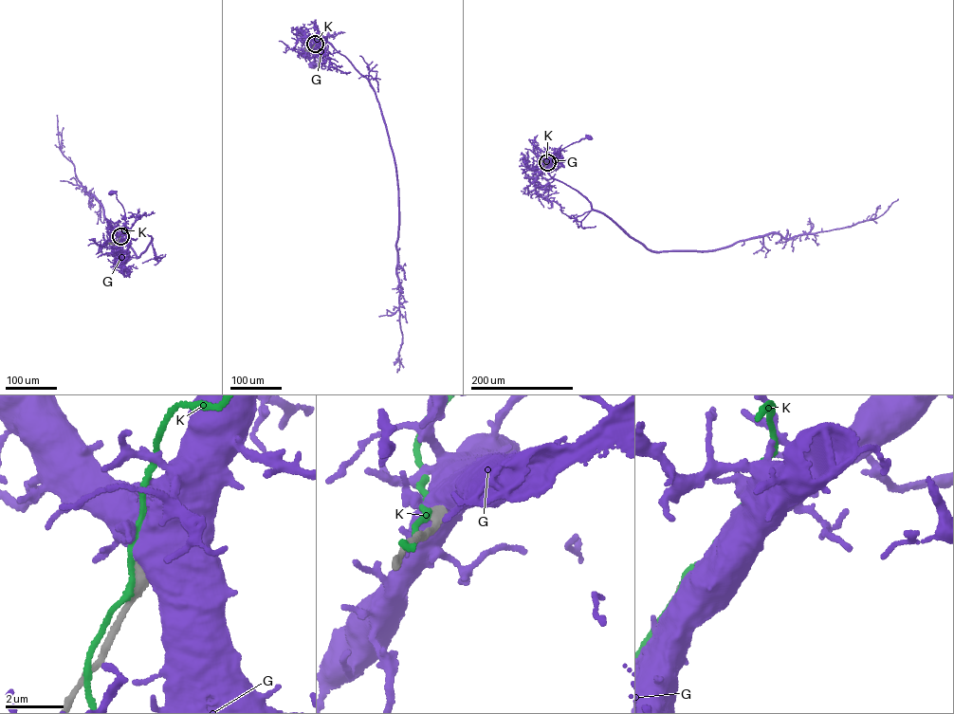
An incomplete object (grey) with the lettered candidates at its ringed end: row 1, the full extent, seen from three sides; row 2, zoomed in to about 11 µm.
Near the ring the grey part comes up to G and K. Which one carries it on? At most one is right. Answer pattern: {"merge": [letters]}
{"merge": []}

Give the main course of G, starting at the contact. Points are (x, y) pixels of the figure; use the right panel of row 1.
G: (546, 163), (545, 167), (551, 176), (577, 190), (593, 209), (651, 250), (708, 250), (761, 236)

